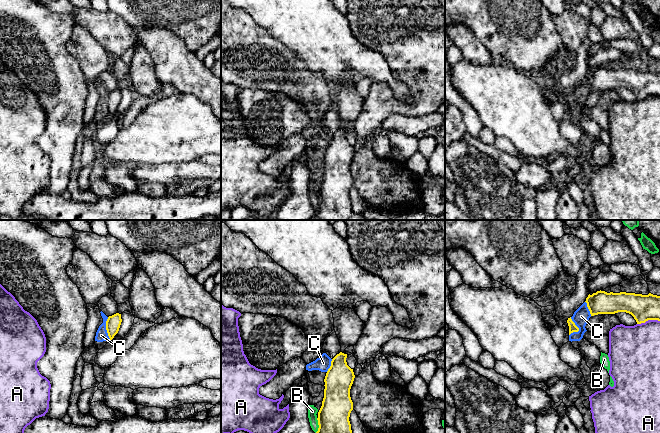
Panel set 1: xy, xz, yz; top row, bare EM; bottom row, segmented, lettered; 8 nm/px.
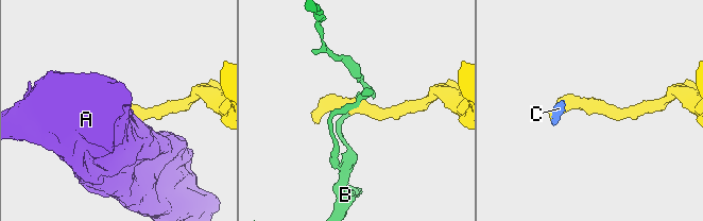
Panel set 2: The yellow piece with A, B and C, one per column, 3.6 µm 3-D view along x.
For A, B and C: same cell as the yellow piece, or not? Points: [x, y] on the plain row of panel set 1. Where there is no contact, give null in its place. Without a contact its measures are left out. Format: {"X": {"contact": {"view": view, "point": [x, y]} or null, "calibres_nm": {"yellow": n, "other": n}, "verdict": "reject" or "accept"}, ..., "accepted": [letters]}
{"A": {"contact": {"view": "yz", "point": [648, 95]}, "calibres_nm": {"yellow": 200, "other": 360}, "verdict": "reject"}, "B": {"contact": {"view": "xz", "point": [318, 200]}, "calibres_nm": {"yellow": 280, "other": 80}, "verdict": "reject"}, "C": {"contact": {"view": "yz", "point": [578, 104]}, "calibres_nm": {"yellow": 60, "other": 130}, "verdict": "reject"}, "accepted": []}

